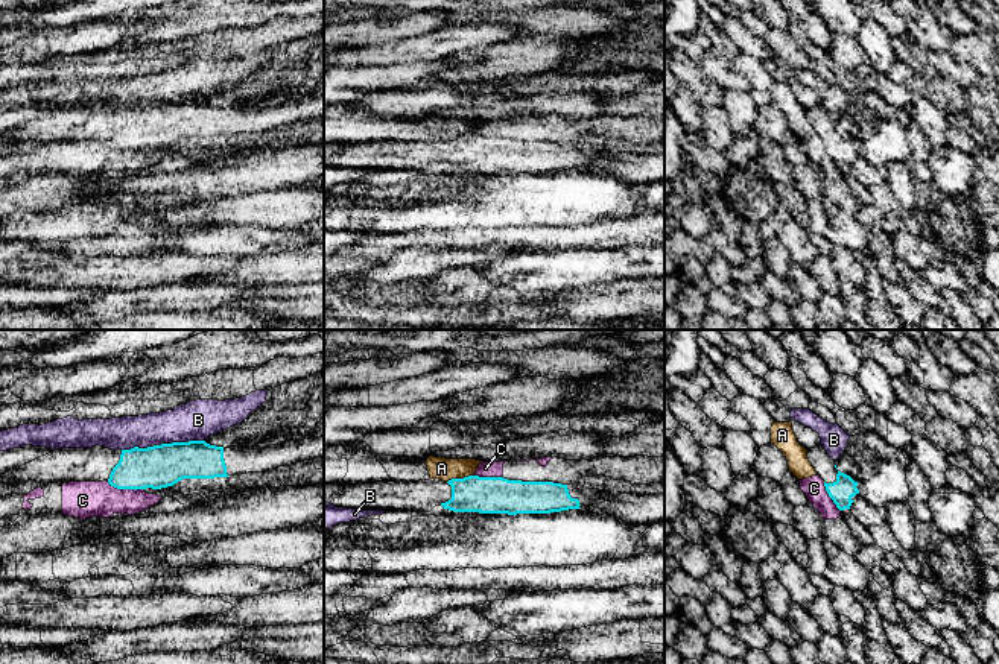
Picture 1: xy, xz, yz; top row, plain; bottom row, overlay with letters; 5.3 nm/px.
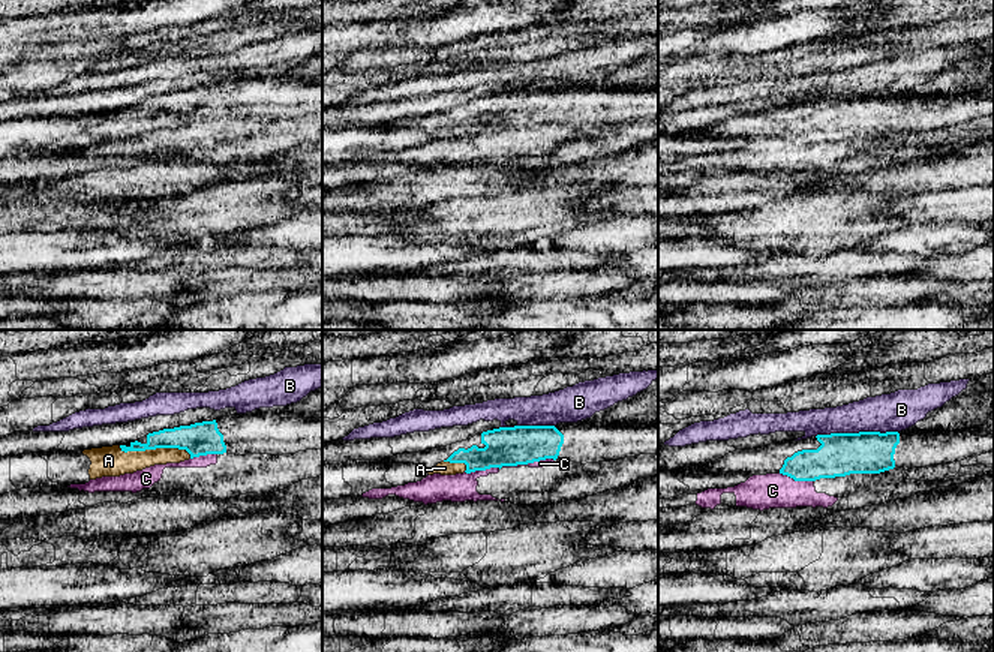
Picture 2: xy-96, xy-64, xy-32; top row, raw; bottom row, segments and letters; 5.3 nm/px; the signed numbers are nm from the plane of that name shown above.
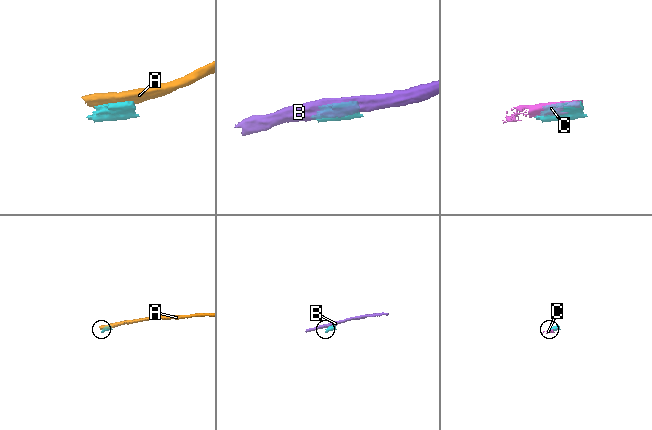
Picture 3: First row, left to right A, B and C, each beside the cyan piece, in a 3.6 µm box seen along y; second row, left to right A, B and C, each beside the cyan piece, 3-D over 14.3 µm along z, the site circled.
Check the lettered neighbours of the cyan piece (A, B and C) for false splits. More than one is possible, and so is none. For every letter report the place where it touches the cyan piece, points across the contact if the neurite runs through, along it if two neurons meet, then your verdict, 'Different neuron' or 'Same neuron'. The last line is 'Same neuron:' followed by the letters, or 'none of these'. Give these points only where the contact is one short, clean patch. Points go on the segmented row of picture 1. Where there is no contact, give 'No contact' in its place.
A: Touches cyan at xz (459, 479). Different neuron
B: Touches cyan at xy (163, 444). Different neuron
C: Touches cyan at xy (125, 488). Different neuron
Same neuron: none of these

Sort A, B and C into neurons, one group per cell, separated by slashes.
A / B / C

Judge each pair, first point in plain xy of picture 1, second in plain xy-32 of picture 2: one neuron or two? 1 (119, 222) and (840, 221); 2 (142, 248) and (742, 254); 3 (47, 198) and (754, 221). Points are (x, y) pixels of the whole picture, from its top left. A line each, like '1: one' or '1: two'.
1: one
2: two
3: two

